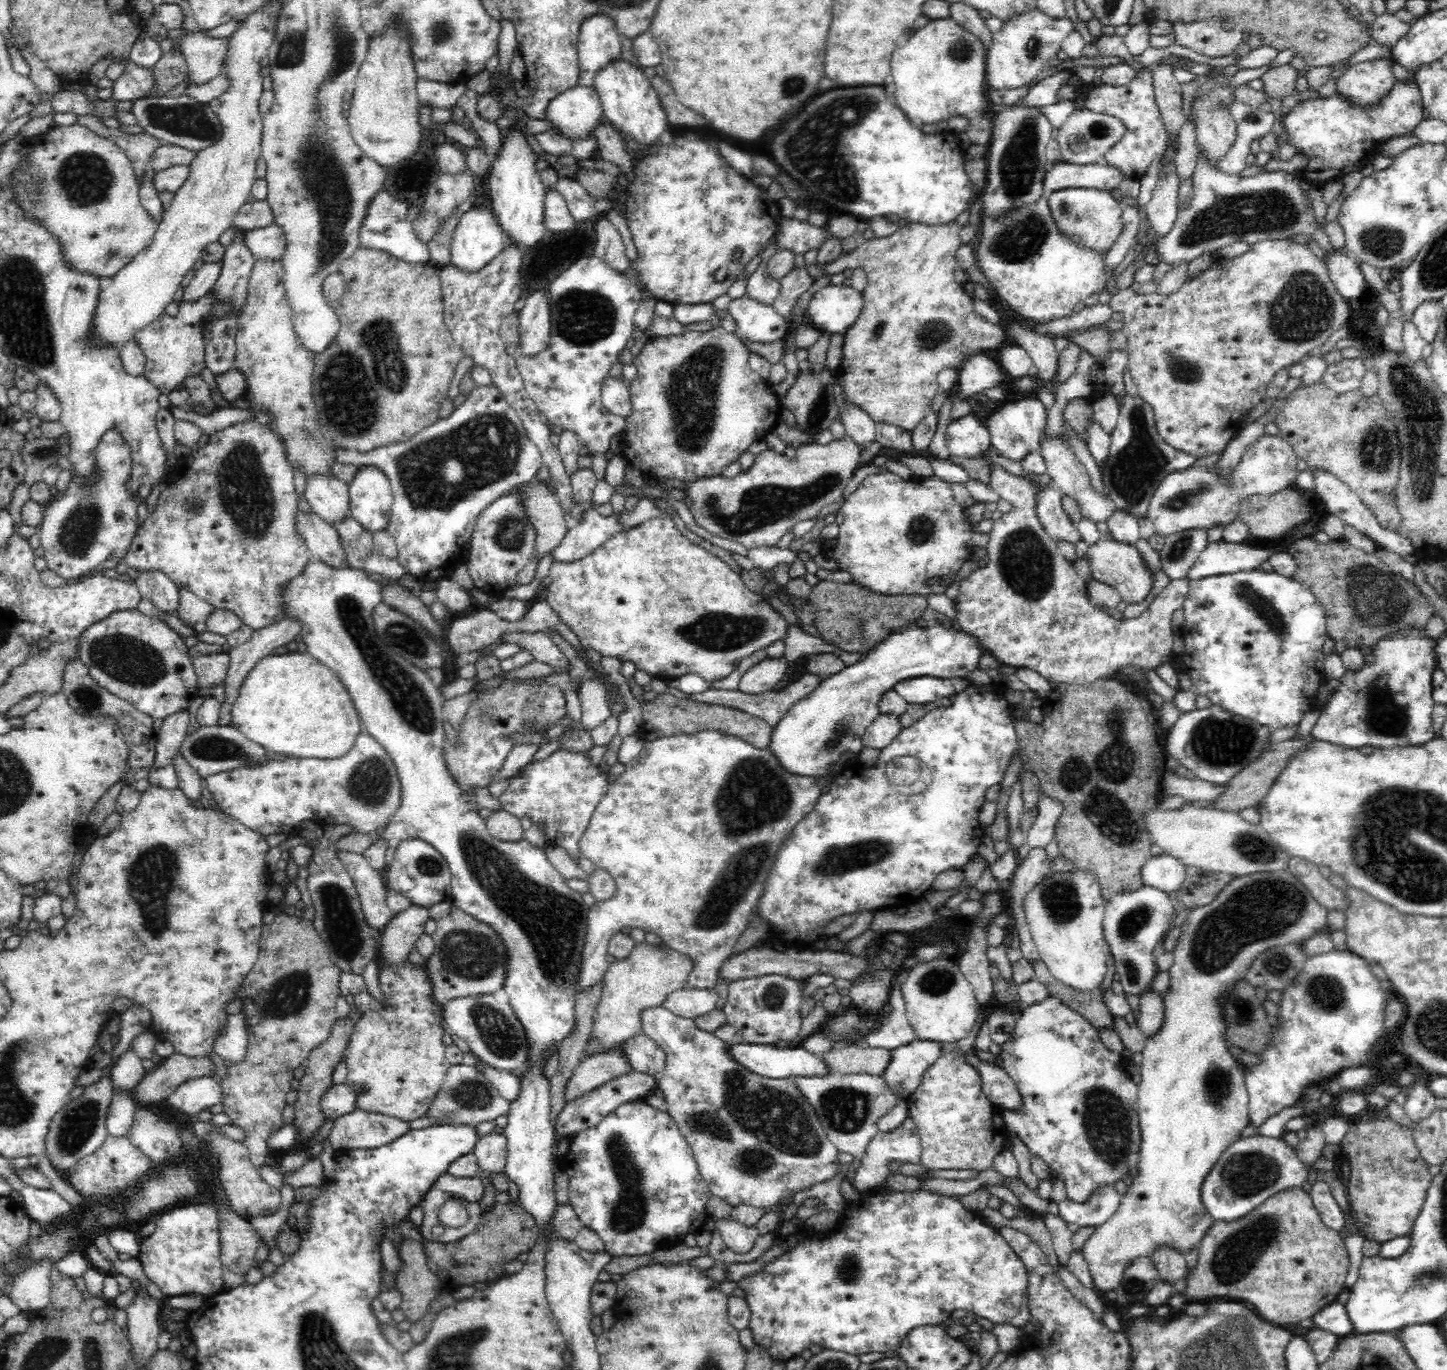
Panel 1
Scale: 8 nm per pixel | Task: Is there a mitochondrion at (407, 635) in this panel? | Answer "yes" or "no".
yes

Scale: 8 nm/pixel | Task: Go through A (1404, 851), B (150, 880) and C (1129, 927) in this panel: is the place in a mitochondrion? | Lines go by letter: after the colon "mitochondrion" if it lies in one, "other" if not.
A: mitochondrion
B: mitochondrion
C: mitochondrion

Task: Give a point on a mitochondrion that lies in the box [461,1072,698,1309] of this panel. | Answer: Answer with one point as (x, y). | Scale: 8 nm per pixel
(629, 1212)

